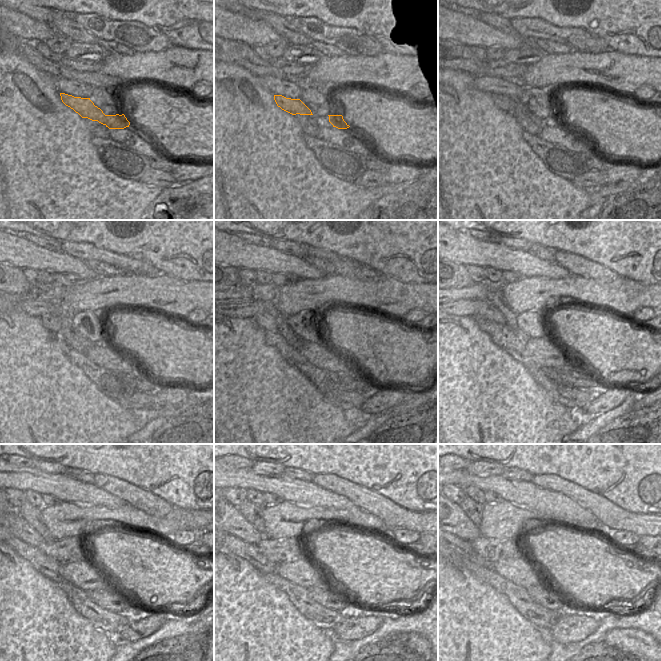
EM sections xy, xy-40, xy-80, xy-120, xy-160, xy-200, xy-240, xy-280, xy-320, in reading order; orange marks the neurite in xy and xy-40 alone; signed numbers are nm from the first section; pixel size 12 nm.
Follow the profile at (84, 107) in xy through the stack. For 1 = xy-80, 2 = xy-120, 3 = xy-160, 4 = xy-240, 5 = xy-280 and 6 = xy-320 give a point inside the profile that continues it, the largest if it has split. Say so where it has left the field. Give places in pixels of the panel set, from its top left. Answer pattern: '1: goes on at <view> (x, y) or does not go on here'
1: goes on at xy-80 (503, 102)
2: goes on at xy-120 (53, 323)
3: goes on at xy-160 (267, 321)
4: goes on at xy-240 (10, 519)
5: goes on at xy-280 (234, 523)
6: goes on at xy-320 (458, 523)

